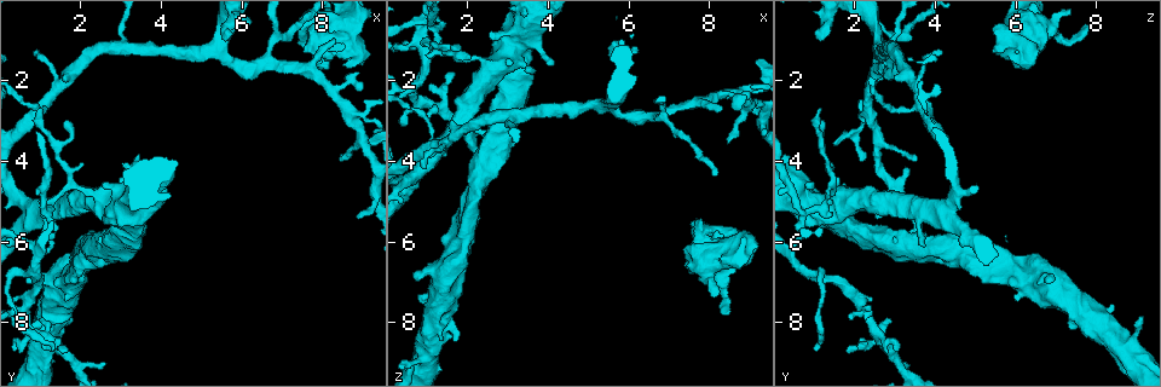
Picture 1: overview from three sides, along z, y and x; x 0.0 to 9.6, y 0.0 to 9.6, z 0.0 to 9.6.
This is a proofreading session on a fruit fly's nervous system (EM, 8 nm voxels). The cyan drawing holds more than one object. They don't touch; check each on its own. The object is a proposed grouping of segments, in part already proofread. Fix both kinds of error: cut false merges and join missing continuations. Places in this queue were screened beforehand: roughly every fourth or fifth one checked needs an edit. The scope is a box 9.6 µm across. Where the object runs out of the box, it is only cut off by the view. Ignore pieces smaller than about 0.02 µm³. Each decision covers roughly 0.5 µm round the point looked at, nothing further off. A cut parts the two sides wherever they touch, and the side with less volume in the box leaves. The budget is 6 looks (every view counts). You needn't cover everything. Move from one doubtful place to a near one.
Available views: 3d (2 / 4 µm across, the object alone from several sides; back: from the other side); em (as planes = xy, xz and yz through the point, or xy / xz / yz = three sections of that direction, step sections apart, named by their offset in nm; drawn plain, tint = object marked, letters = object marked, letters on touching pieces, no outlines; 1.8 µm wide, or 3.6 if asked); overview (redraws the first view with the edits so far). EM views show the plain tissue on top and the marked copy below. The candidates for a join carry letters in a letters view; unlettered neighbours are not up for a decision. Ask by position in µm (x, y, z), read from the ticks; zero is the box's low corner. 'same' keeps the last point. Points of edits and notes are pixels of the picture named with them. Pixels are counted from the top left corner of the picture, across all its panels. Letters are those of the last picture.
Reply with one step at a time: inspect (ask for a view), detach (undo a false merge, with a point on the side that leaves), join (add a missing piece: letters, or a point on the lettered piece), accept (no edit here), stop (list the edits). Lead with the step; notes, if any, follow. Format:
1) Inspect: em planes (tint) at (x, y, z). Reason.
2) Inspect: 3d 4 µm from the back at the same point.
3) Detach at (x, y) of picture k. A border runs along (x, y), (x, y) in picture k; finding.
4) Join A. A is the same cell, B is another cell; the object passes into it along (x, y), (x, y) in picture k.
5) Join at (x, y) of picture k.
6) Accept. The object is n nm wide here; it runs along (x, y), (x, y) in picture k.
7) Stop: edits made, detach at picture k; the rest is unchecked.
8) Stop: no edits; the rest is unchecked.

Inspect: 3d 2 µm at (1.25, 8.65, 1.05). Long arm stops here.

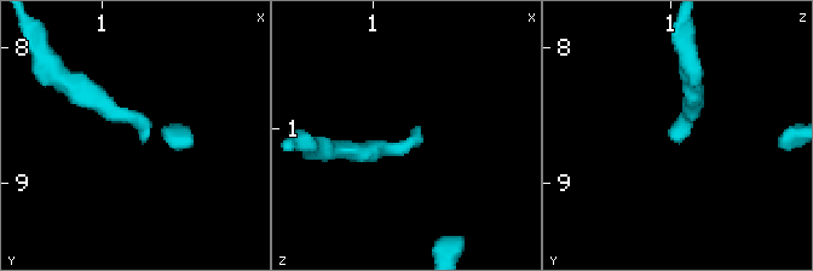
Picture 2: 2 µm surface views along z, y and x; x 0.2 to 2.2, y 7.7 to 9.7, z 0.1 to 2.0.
Inspect: em xz step 4 (tint) at (1.26, 8.66, 1.04). Now the EM.

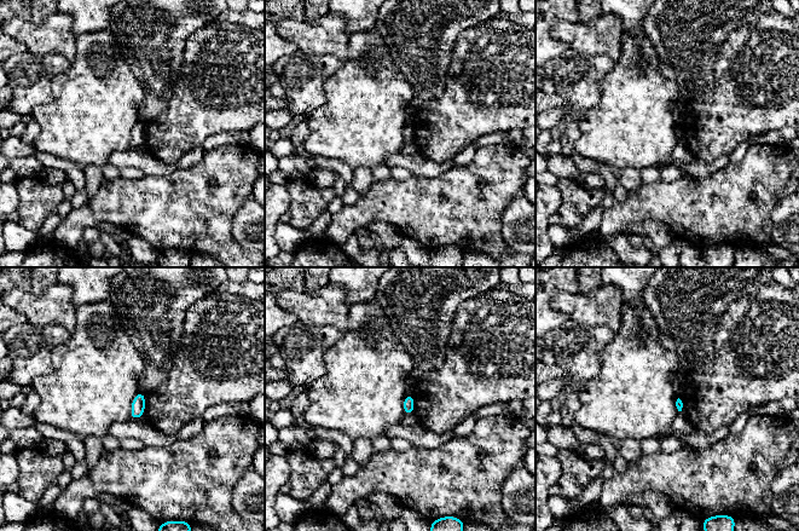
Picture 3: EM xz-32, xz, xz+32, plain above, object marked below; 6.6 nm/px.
Inspect: em xy step 16 (letters) at the same point.

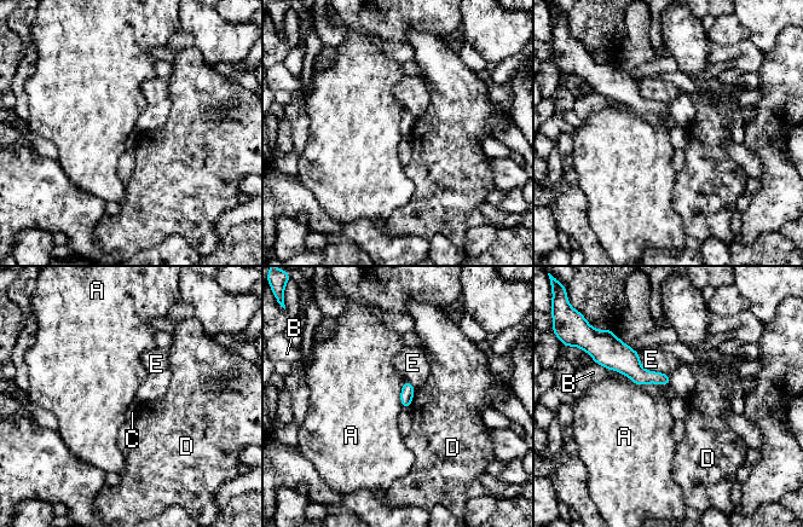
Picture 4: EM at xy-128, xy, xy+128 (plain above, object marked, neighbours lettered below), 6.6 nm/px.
Accept. A, B, C, D and E are other cells; a border runs along (405, 380), (400, 393), (402, 407) in picture 4; none of them fits.

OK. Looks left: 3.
Inspect: 3d 2 µm at (1.15, 5.35, 0.85). Abrupt turn.

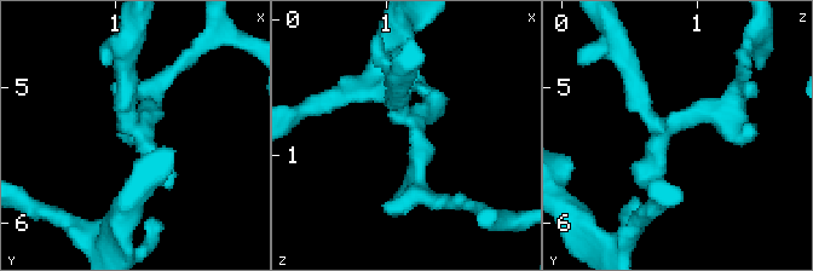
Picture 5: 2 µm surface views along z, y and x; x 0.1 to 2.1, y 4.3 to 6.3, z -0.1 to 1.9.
Inspect: em xy step 4 (tint) at (1.22, 5.30, 0.78).

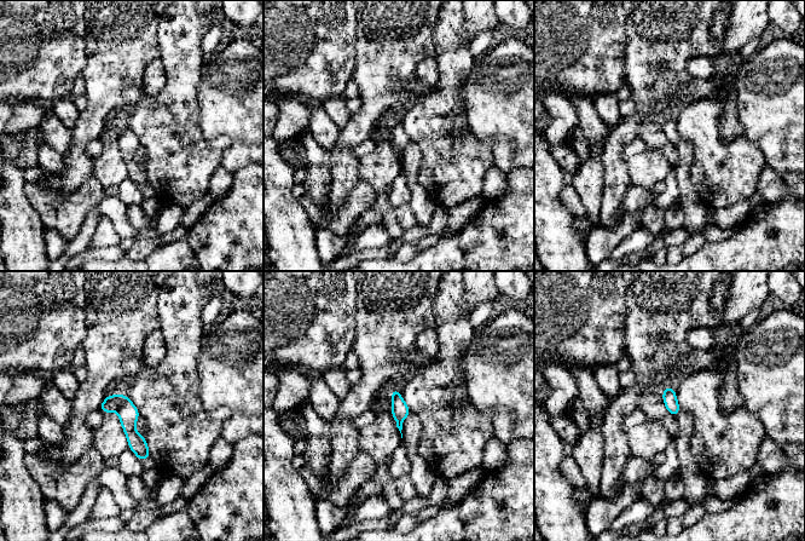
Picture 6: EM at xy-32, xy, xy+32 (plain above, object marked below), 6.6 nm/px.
Inspect: em planes (letters) at the same point. Cut it another way.

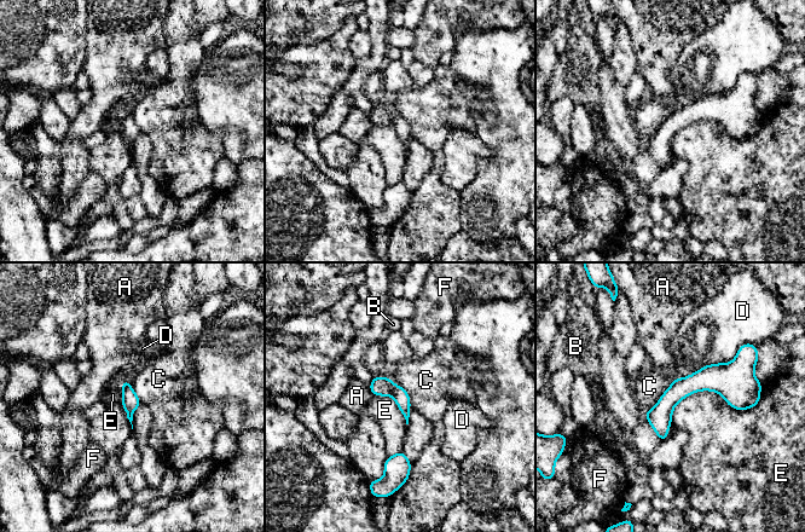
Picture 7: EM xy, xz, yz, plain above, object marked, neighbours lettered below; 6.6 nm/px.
Detach at (381, 386) of picture 7. The object is 120 nm wide here; A, B, C, D, E and F are other cells; a second cell is stuck on.

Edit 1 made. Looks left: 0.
Stop: edits made, detach at picture 7; the rest is unchecked.

